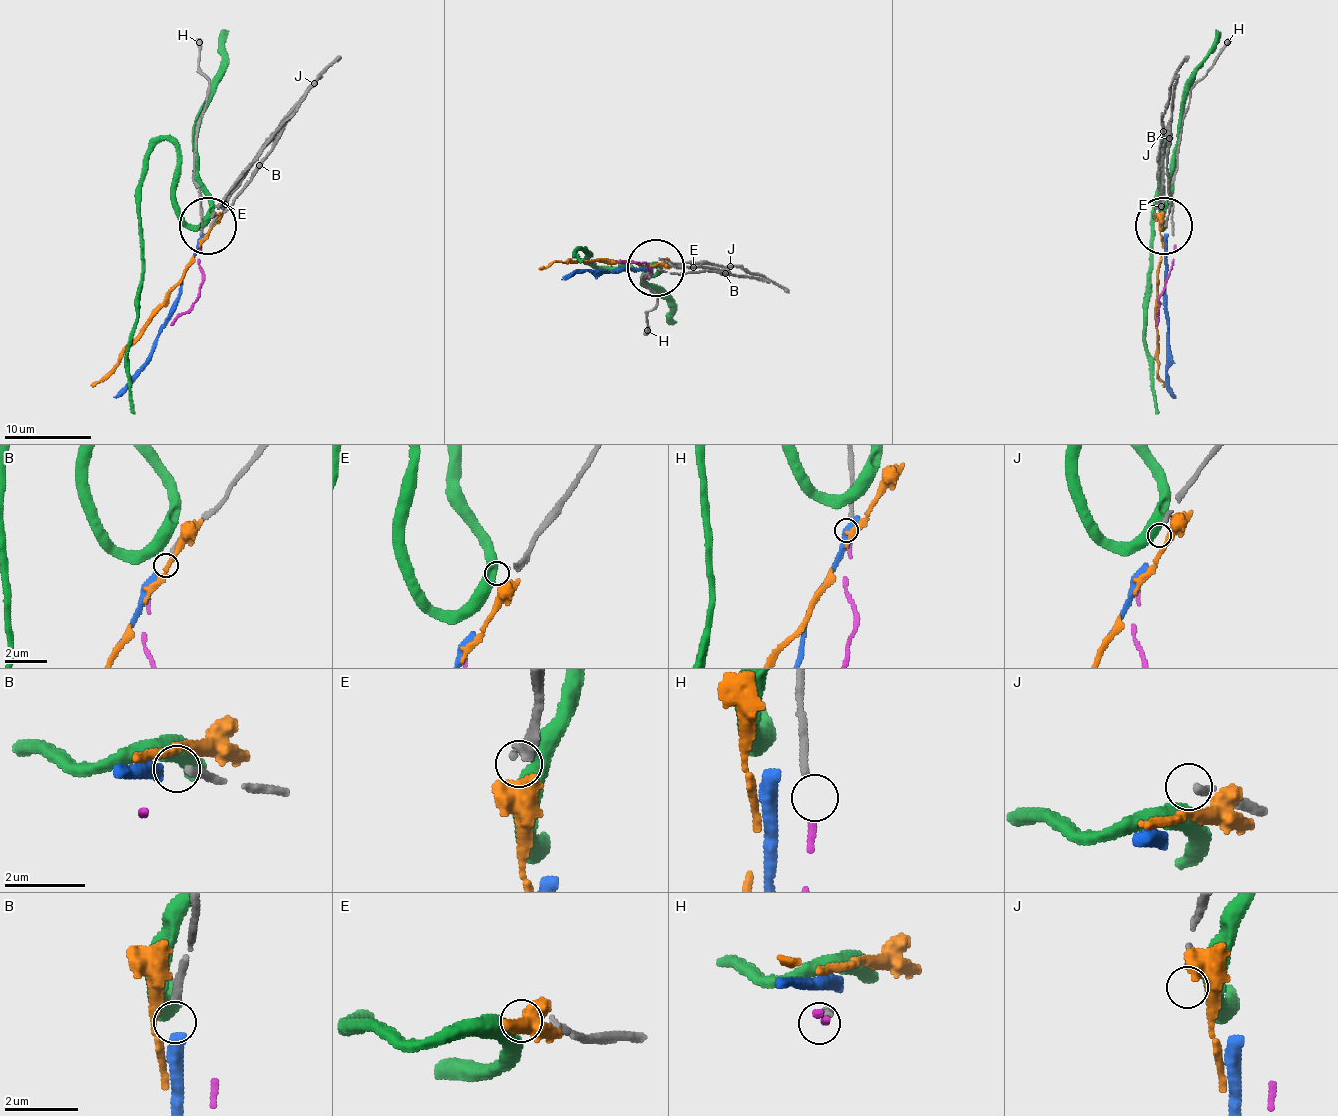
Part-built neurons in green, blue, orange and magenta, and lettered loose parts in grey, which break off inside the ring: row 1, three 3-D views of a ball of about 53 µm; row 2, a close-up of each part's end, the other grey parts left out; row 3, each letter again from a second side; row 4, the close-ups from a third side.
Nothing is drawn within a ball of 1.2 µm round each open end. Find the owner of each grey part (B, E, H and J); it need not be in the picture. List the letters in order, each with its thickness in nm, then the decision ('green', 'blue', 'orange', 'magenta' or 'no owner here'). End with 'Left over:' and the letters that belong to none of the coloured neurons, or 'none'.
B: calibre 200 nm; blue
E: calibre 130 nm; orange
H: calibre 190 nm; magenta
J: calibre 200 nm; no owner here
Left over: J

